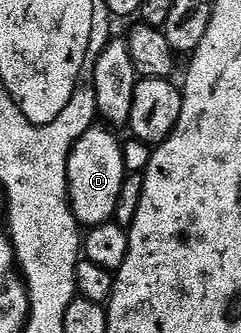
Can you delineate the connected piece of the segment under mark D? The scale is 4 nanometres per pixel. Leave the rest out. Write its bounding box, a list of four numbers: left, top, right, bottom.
[67,127,129,227]

